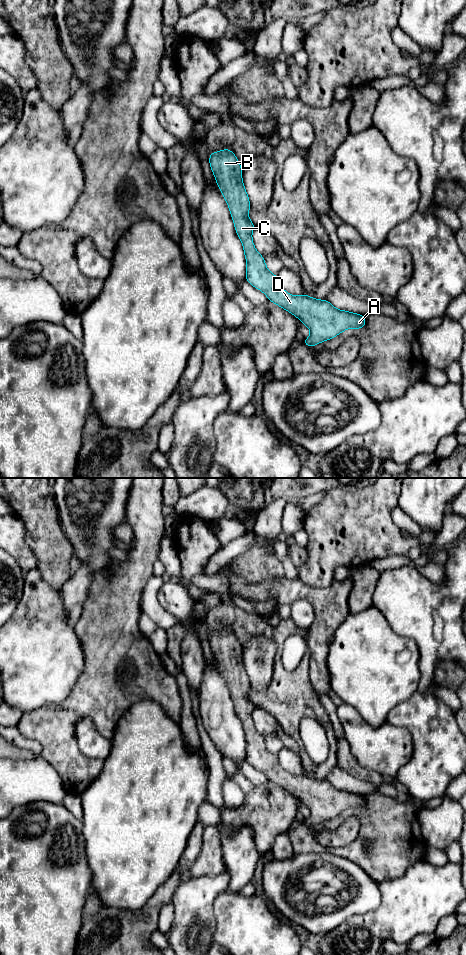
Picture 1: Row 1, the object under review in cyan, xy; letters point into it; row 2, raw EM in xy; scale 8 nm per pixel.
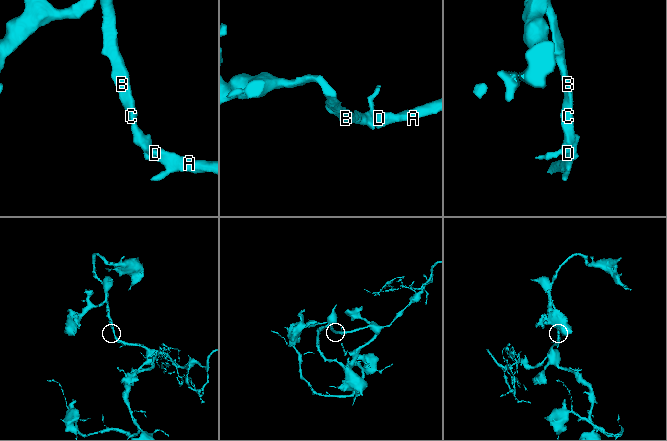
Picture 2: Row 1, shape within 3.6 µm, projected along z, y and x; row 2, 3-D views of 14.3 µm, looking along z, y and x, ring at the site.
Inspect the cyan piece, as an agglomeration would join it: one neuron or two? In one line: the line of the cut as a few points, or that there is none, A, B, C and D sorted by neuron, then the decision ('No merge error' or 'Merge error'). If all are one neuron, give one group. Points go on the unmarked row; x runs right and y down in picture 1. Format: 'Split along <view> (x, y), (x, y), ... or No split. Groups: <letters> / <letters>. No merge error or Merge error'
No split. Groups: A B C D. No merge error

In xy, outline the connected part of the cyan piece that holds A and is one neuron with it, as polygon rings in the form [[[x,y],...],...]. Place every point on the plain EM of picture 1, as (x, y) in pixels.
[[[229,628],[211,632],[209,644],[243,724],[247,743],[246,762],[262,771],[268,781],[290,792],[310,809],[311,816],[303,819],[303,824],[314,827],[346,809],[364,808],[364,795],[338,790],[327,779],[319,780],[305,773],[291,775],[280,766],[278,756],[267,749],[265,738],[253,724],[252,712],[256,706],[248,697],[251,685],[242,660],[242,647],[236,635]]]

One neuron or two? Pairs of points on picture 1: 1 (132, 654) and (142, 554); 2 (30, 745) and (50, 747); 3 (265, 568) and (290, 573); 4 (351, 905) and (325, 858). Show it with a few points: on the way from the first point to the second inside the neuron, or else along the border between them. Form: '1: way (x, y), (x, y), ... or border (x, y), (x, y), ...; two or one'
1: way (128, 629), (128, 579); one
2: border (21, 735), (40, 744), (38, 756); two
3: border (280, 561), (284, 575); two
4: way (359, 890), (359, 879), (344, 864), (340, 863); one

